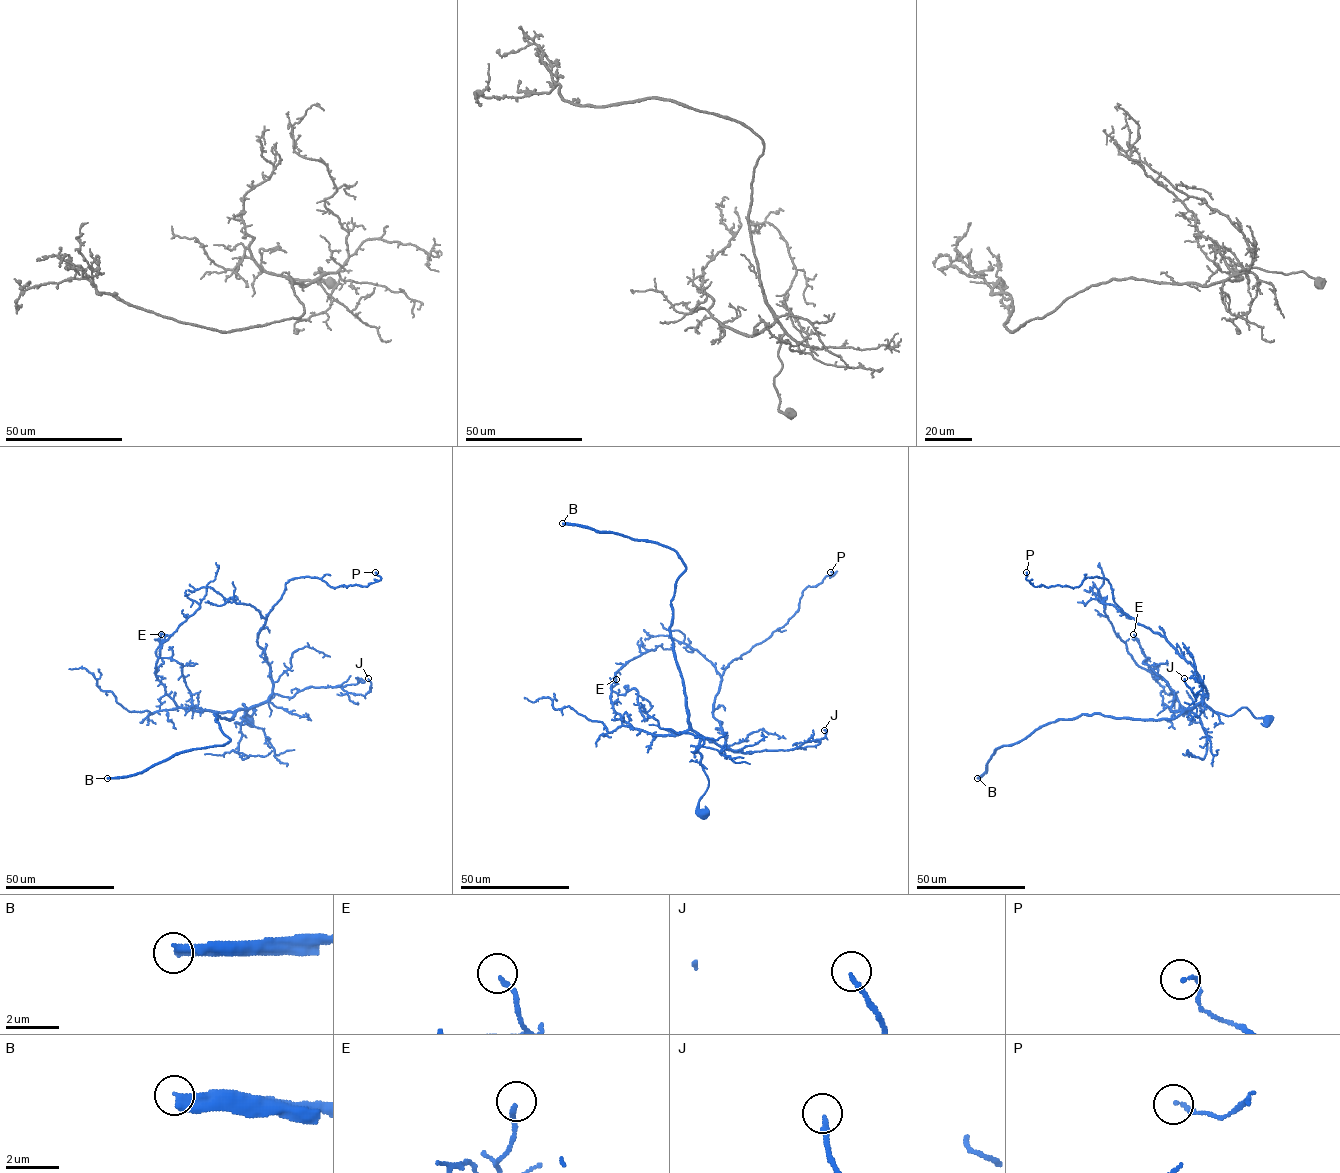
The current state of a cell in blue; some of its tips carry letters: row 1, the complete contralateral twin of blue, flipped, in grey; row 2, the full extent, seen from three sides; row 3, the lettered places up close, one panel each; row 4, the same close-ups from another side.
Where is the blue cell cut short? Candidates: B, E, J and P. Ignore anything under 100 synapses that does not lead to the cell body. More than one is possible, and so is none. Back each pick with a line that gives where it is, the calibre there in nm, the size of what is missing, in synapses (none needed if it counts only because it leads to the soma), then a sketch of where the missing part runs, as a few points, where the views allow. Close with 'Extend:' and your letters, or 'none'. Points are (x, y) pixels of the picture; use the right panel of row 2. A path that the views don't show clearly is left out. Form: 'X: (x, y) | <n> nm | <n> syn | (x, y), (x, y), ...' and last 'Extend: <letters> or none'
B: (977, 778) | 480 nm | 500 syn | (977, 778), (975, 756), (970, 742), (964, 735), (970, 731), (980, 751), (982, 782)
Extend: B

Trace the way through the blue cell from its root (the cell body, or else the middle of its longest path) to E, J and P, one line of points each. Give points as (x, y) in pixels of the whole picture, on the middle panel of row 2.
E: (702, 814), (699, 801), (708, 779), (701, 736), (646, 719), (635, 689), (612, 690), (616, 679)
J: (702, 814), (699, 801), (708, 779), (698, 751), (702, 736), (752, 753), (792, 750), (823, 738), (824, 730)
P: (702, 814), (708, 779), (699, 741), (728, 748), (713, 714), (724, 670), (782, 627), (802, 591), (830, 572)

